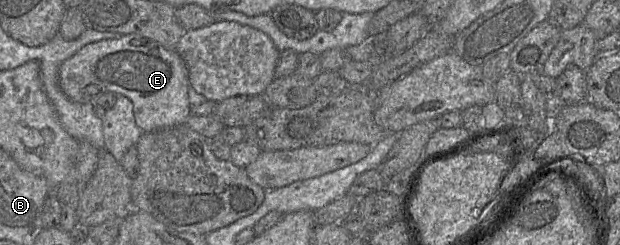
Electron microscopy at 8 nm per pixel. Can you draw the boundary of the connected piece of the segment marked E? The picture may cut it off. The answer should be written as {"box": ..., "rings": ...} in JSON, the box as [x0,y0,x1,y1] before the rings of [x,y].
{"box":[59,34,192,132],"rings":[[[137,34],[85,45],[61,64],[59,86],[70,100],[79,103],[93,101],[96,95],[103,92],[124,95],[132,101],[135,122],[143,132],[186,124],[192,115],[188,98],[189,73],[184,60],[176,50],[167,50],[158,42]]]}

